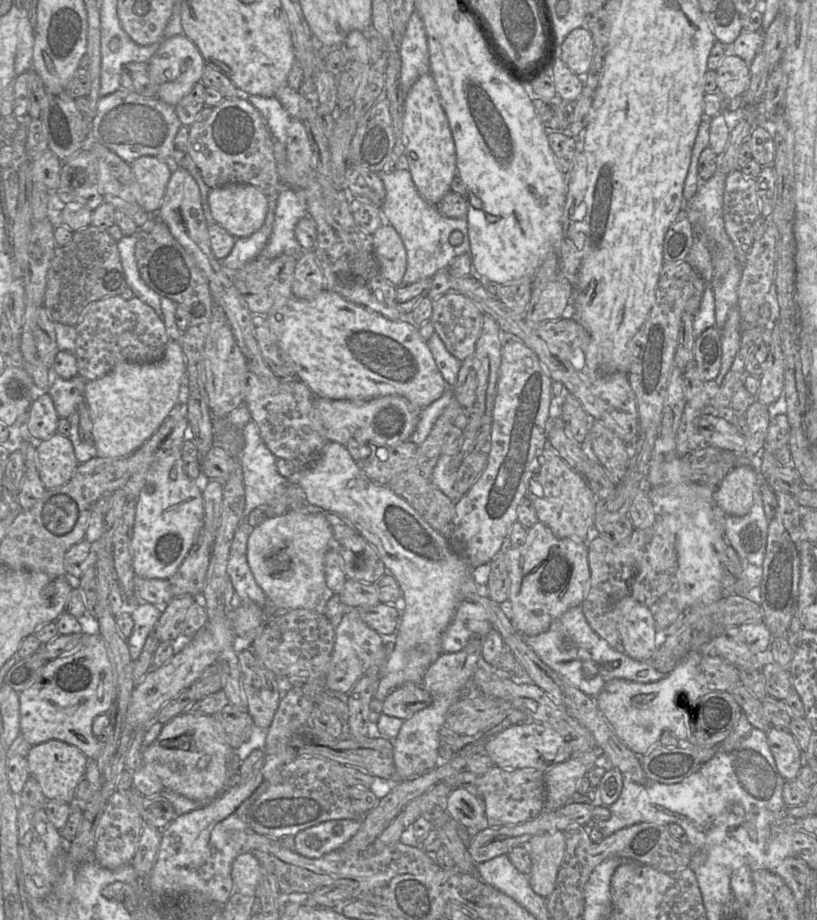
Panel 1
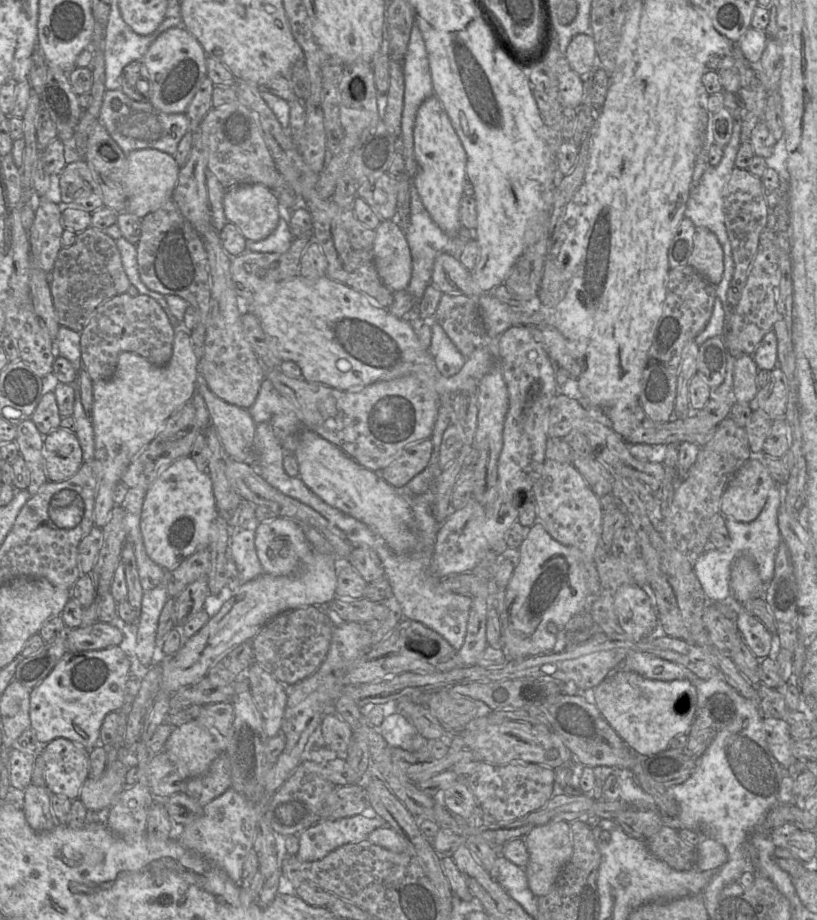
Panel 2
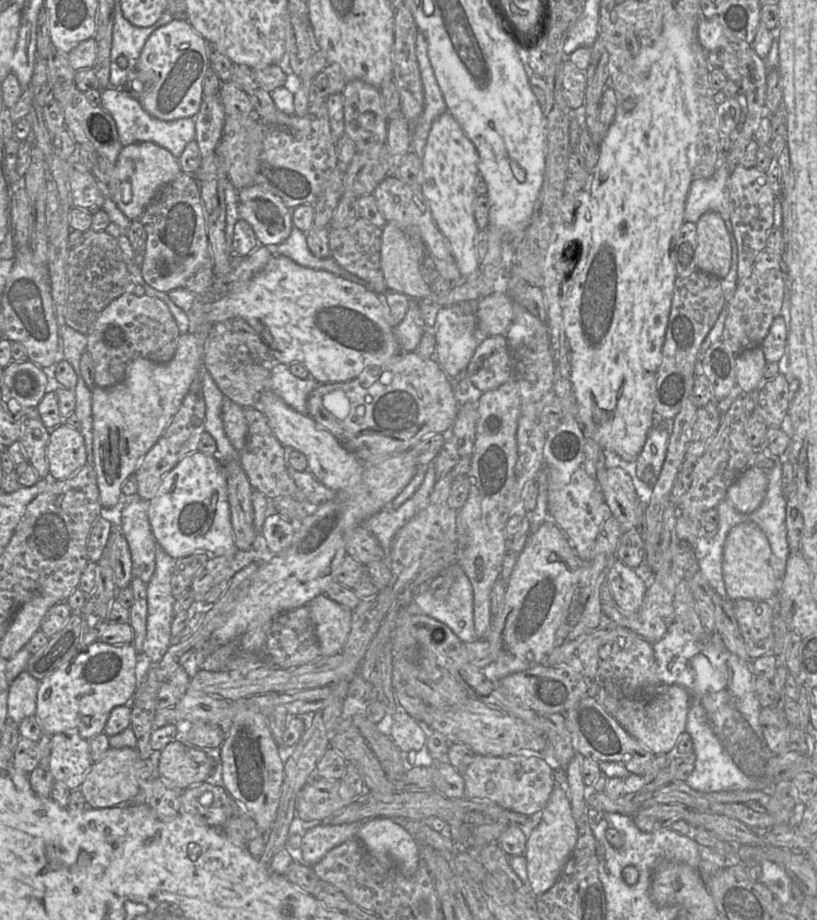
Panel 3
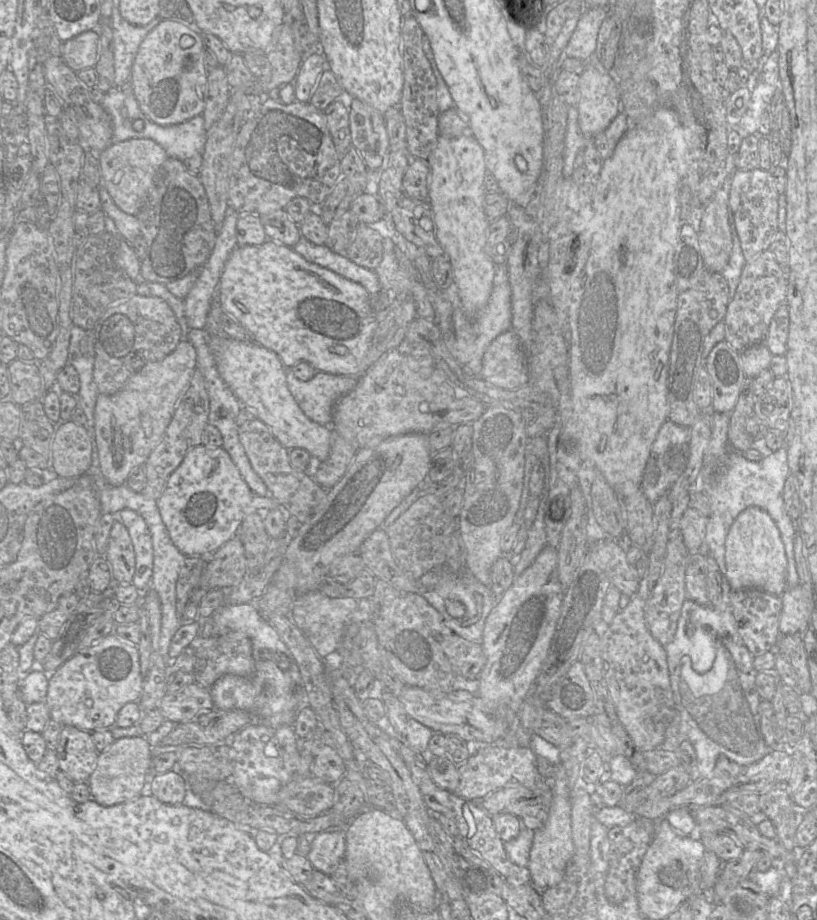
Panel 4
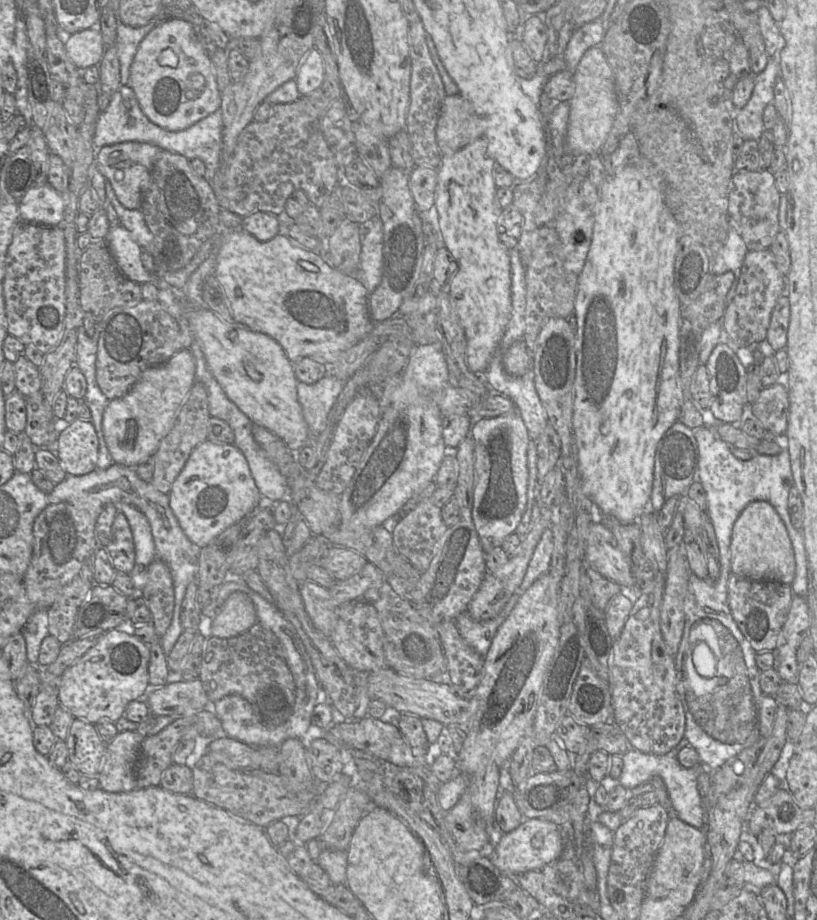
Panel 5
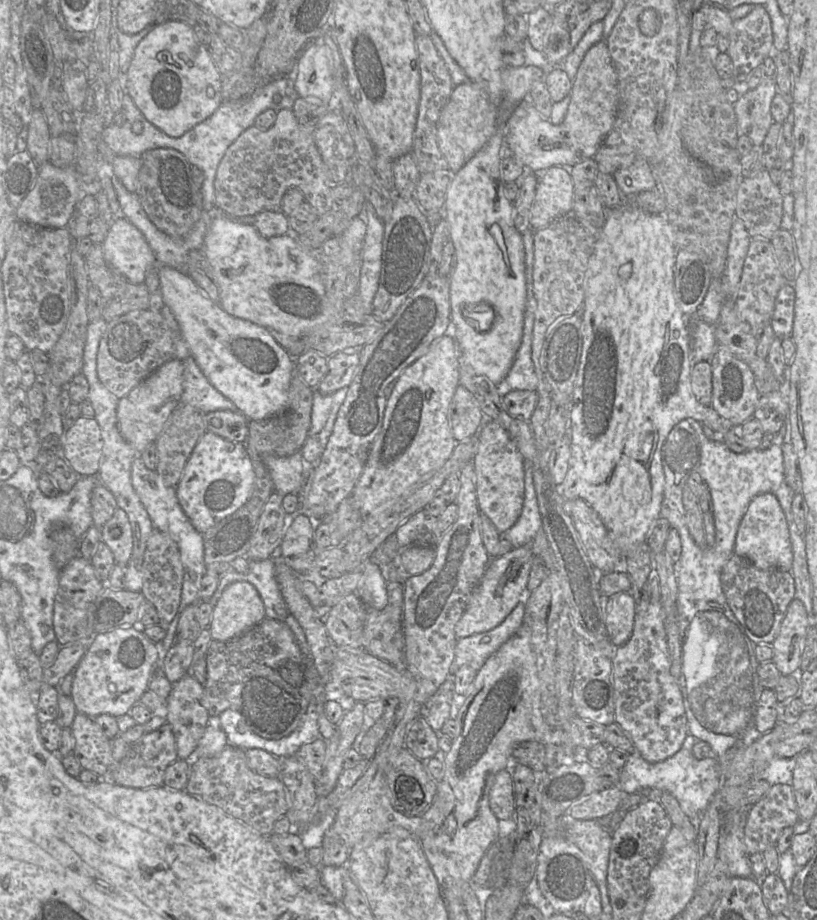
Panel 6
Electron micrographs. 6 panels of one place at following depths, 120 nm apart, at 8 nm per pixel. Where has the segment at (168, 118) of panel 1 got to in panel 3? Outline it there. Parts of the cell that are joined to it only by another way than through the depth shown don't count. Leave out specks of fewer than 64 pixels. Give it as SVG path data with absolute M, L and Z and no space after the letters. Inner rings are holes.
M124 88L103 89L101 107L113 117L122 147L137 142L153 142L167 149L175 158L179 159L186 145L195 140L194 118L180 118L173 121L155 118L143 108L139 100L132 97Z

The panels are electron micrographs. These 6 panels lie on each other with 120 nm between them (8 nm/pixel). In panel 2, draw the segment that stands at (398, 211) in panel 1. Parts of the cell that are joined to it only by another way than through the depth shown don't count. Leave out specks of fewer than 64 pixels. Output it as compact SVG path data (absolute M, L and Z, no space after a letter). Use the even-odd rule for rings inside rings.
M411 181L410 184L410 213L408 226L404 229L404 233L411 251L412 258L412 274L407 291L413 296L416 301L416 306L422 299L425 289L430 284L432 279L432 271L434 262L437 256L442 253L458 255L468 240L472 238L472 233L462 229L458 236L449 236L443 232L438 225L432 220L429 212L422 203L418 191Z

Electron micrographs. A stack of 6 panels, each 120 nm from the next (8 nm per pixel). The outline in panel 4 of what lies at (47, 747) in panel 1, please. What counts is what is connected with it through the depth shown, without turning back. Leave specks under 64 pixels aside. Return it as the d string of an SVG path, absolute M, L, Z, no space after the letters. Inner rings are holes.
M63 726L56 754L59 769L78 783L88 782L100 753L91 732L74 726Z

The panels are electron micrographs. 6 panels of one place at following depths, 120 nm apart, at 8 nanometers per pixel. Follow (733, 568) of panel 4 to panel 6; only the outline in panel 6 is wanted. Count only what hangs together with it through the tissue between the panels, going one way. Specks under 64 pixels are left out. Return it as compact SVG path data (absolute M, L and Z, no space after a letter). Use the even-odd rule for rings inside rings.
M764 493L752 499L737 531L734 554L748 559L760 569L792 570L793 552L789 527L775 495Z

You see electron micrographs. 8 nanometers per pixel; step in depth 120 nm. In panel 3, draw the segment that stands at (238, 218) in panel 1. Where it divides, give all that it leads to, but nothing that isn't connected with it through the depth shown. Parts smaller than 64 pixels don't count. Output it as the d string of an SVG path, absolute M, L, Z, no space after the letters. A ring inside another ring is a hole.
M260 185L238 191L239 218L253 229L260 245L279 245L292 230L291 209L282 200Z

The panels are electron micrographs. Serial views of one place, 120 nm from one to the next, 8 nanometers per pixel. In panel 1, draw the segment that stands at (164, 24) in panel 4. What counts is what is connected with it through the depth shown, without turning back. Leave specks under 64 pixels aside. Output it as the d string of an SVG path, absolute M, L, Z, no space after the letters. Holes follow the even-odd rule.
M185 34L168 38L148 63L150 79L156 85L156 97L173 107L191 91L196 83L201 82L206 66L199 49Z

